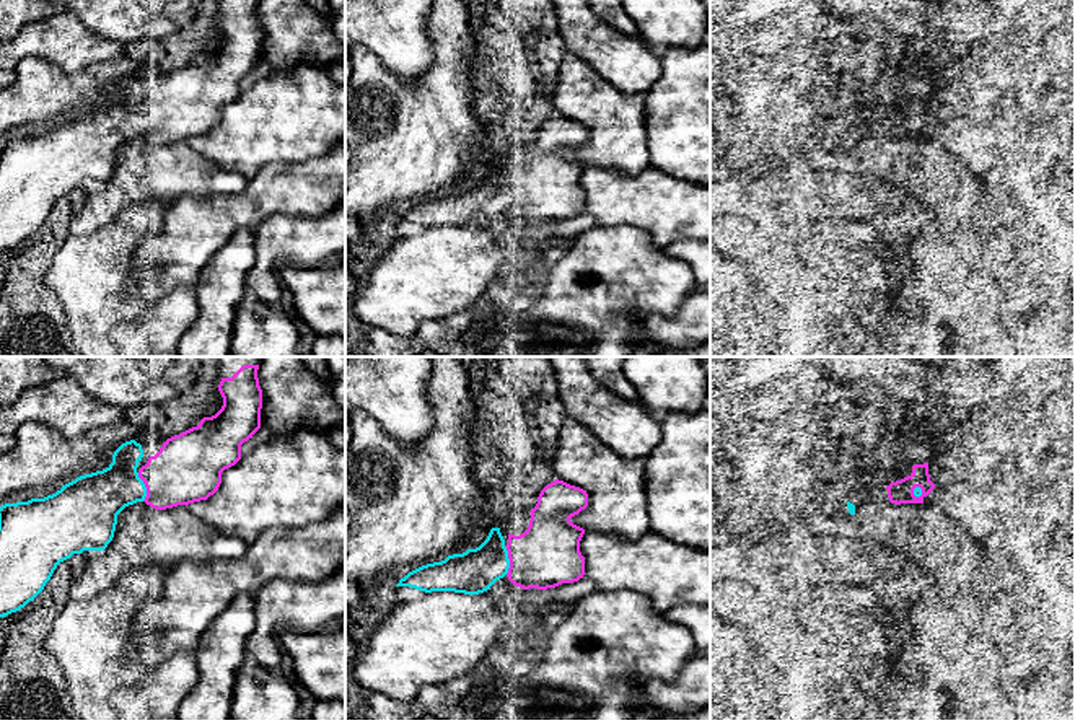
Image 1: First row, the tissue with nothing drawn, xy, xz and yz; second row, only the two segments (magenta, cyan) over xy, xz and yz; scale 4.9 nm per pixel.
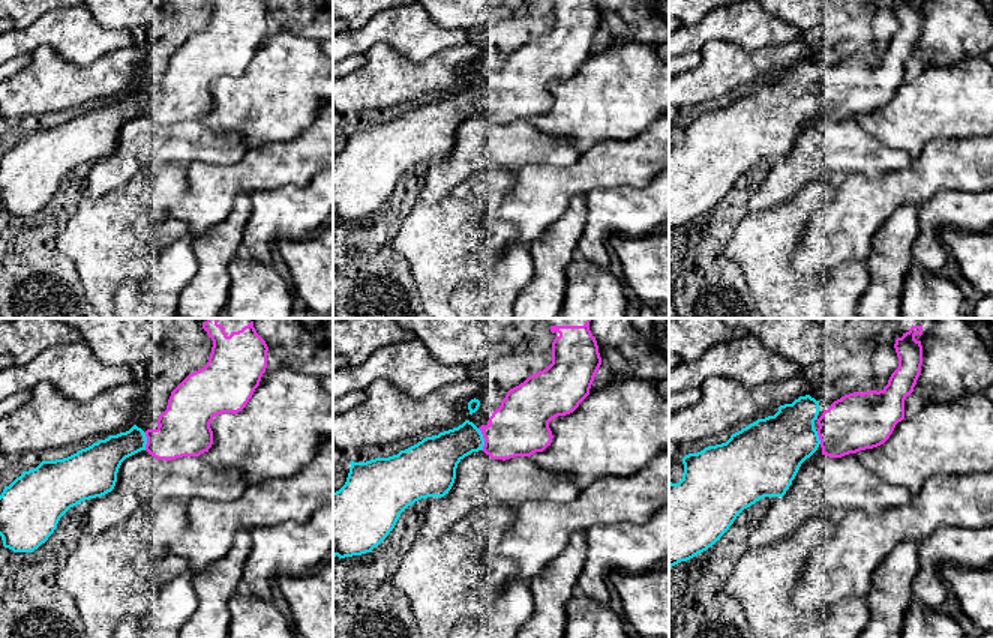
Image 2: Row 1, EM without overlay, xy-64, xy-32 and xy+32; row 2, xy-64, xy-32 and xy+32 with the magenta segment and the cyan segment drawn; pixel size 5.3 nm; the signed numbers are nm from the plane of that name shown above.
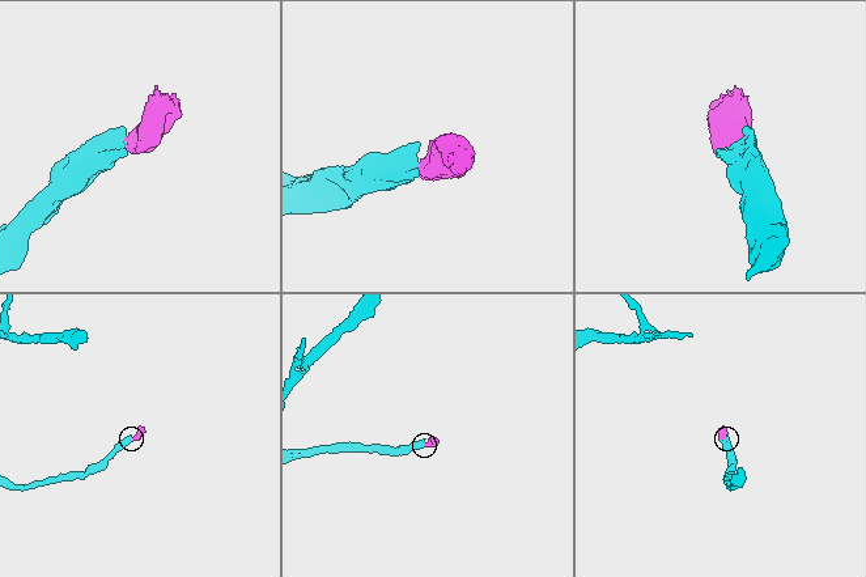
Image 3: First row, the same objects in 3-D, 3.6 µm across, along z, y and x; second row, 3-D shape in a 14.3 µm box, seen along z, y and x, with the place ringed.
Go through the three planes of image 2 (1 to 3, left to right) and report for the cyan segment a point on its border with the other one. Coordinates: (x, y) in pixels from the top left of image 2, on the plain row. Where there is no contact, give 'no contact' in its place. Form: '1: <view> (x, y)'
1: xy-64 (147, 105)
2: xy-32 (483, 101)
3: xy+32 (819, 101)

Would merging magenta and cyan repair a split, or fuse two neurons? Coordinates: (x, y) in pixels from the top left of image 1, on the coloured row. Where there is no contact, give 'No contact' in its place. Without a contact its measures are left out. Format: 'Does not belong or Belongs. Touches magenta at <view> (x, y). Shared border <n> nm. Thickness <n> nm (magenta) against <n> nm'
Belongs. Touches magenta at xy (145, 486). Shared border 150 nm. Thickness 340 nm (magenta) against 260 nm

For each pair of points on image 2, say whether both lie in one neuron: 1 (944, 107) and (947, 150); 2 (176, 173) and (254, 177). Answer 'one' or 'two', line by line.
1: two
2: two

